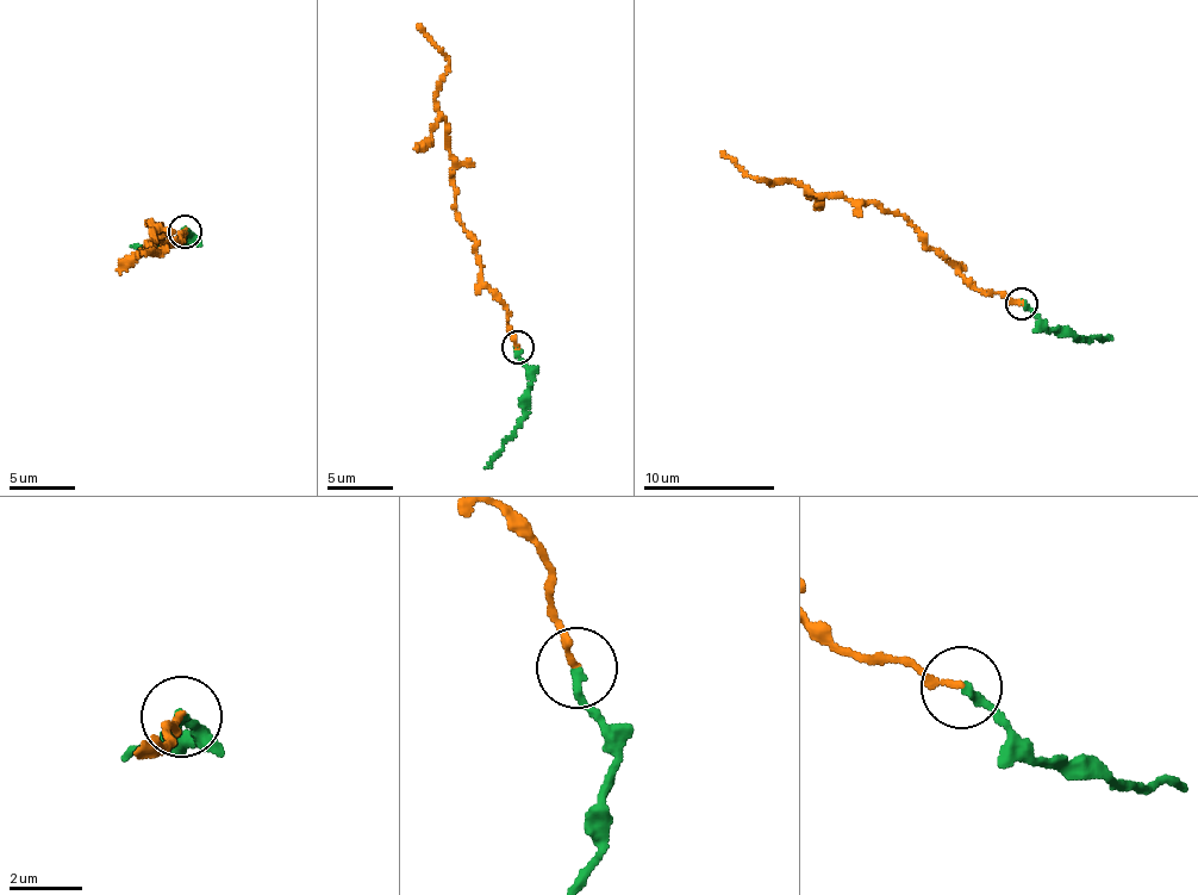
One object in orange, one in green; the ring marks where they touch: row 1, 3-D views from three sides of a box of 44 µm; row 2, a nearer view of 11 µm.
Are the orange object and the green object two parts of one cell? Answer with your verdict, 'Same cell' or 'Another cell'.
Another cell

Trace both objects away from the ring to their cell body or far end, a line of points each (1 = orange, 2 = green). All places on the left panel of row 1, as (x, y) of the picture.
1: (186, 231), (176, 246), (162, 241), (162, 229), (149, 222), (154, 246), (147, 248), (168, 250), (142, 253)
2: (186, 231), (188, 241), (186, 236), (160, 244), (131, 246)

